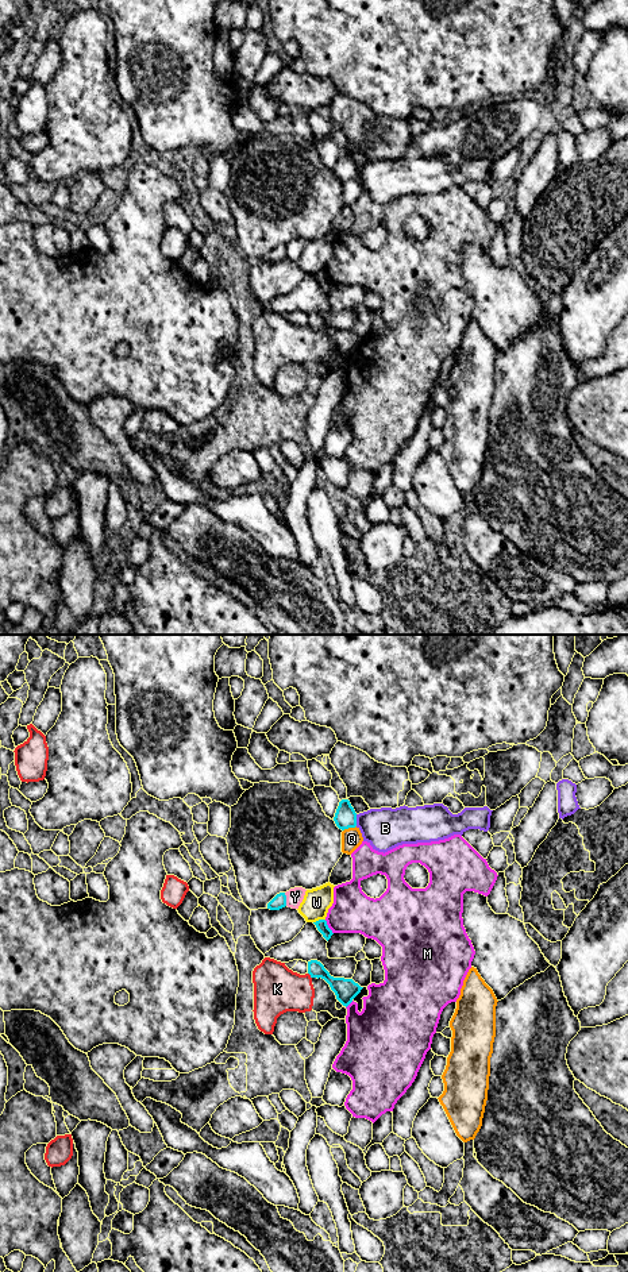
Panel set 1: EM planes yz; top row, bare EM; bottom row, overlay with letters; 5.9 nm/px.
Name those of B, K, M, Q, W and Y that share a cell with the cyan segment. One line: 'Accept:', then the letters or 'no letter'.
Accept: no letter

